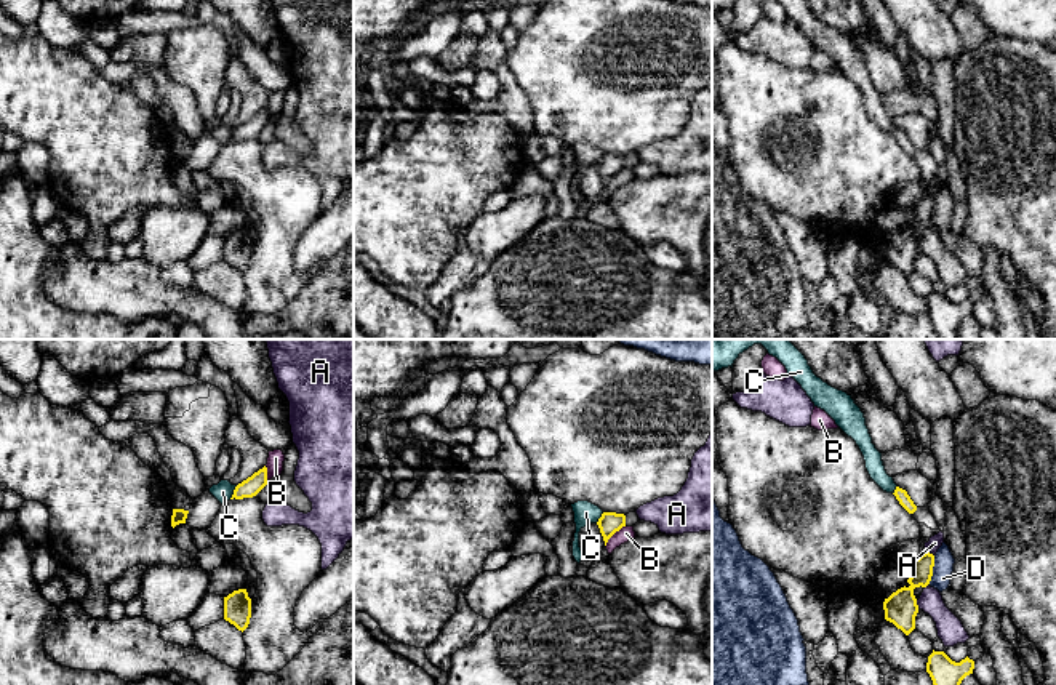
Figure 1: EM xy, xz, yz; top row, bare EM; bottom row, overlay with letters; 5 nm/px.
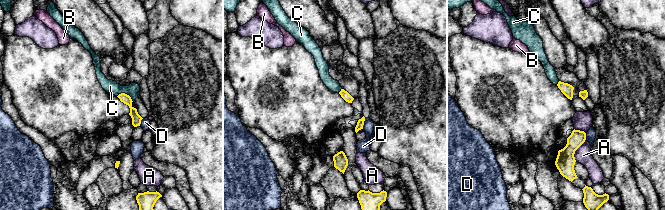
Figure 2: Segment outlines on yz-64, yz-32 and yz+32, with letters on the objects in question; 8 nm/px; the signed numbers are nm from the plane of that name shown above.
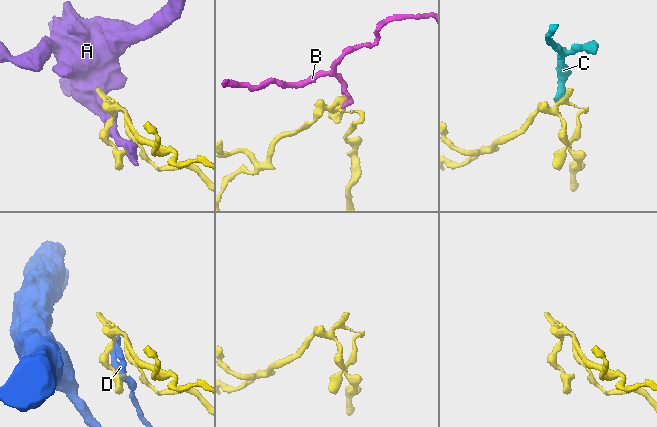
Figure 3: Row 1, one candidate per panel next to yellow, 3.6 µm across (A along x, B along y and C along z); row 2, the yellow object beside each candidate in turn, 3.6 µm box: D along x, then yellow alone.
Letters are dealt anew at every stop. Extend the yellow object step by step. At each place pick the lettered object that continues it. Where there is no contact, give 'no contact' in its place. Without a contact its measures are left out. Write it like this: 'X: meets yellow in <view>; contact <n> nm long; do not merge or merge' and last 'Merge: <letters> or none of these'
A: meets yellow in yz; contact 50 nm long; do not merge
B: meets yellow in xz; contact 150 nm long; merge
C: meets yellow in xy; contact 80 nm long; do not merge
D: meets yellow in yz; contact 160 nm long; do not merge
Merge: B

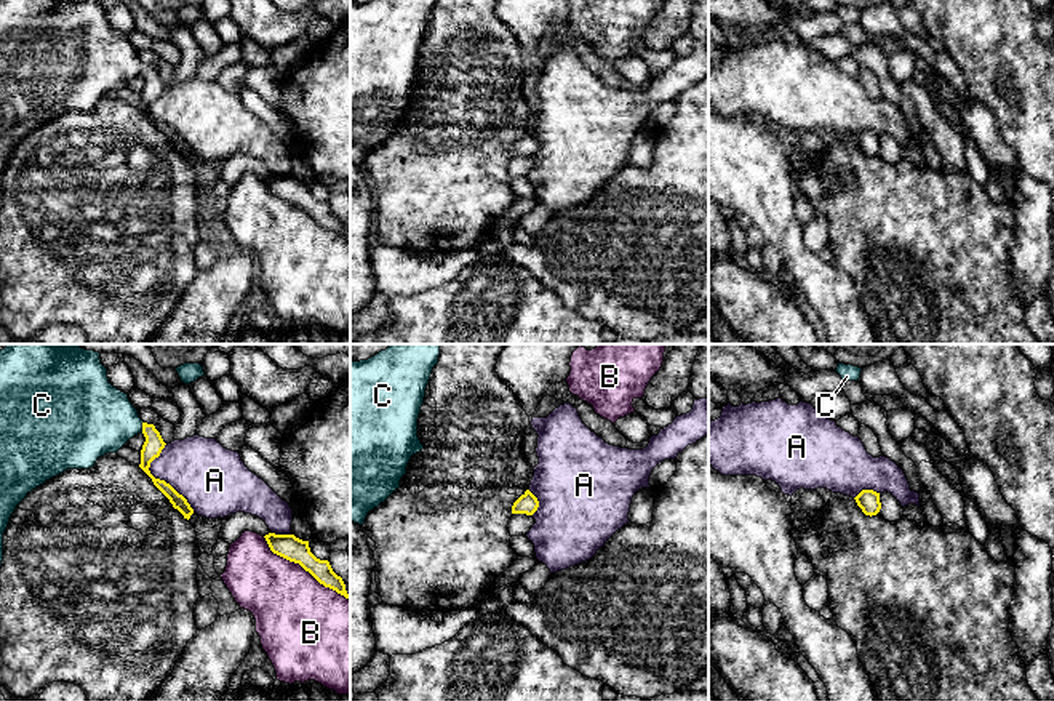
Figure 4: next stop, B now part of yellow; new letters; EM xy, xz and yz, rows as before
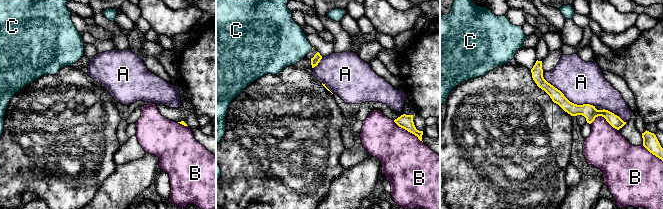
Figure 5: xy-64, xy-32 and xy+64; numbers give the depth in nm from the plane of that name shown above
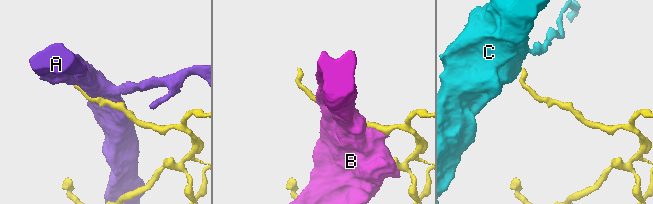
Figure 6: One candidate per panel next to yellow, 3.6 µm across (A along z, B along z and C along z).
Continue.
A: meets yellow in xy; contact 380 nm long; do not merge
B: meets yellow in xy; contact 550 nm long; do not merge
C: meets yellow in xy; contact 60 nm long; merge
Merge: C

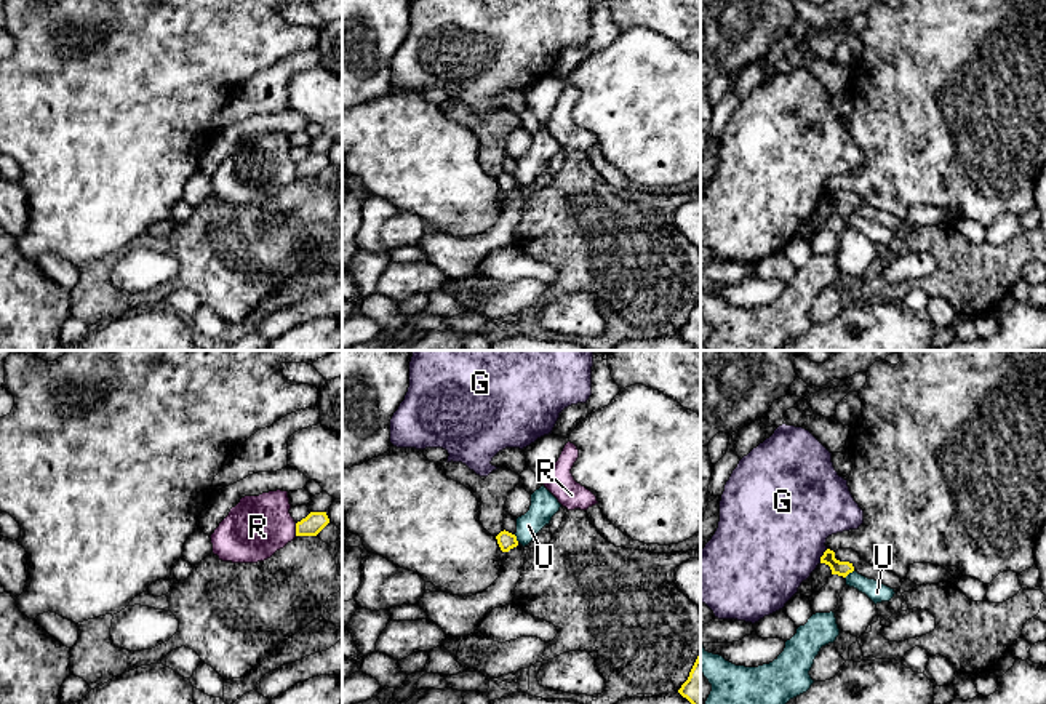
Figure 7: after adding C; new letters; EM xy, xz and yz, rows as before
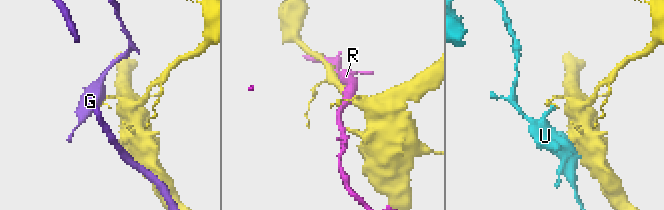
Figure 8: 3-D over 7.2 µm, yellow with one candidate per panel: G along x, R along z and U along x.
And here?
G: meets yellow in yz; contact 80 nm long; do not merge
R: meets yellow in xy; contact 60 nm long; do not merge
U: meets yellow in yz; contact 60 nm long; do not merge
Merge: none of these

